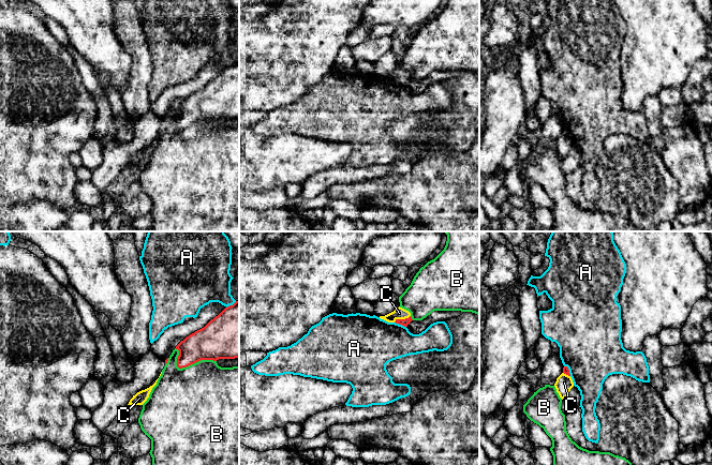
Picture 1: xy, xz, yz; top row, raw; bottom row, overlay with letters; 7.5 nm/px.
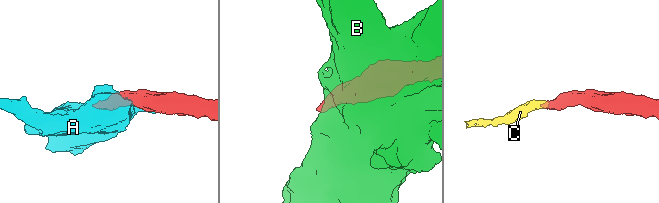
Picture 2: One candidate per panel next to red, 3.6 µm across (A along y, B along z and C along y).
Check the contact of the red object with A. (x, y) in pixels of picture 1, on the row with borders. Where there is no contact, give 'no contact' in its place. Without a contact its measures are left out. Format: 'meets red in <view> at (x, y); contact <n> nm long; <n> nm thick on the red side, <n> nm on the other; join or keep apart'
meets red in xz at (400, 324); contact 100 nm long; 50 nm thick on the red side, 380 nm on the other; keep apart

